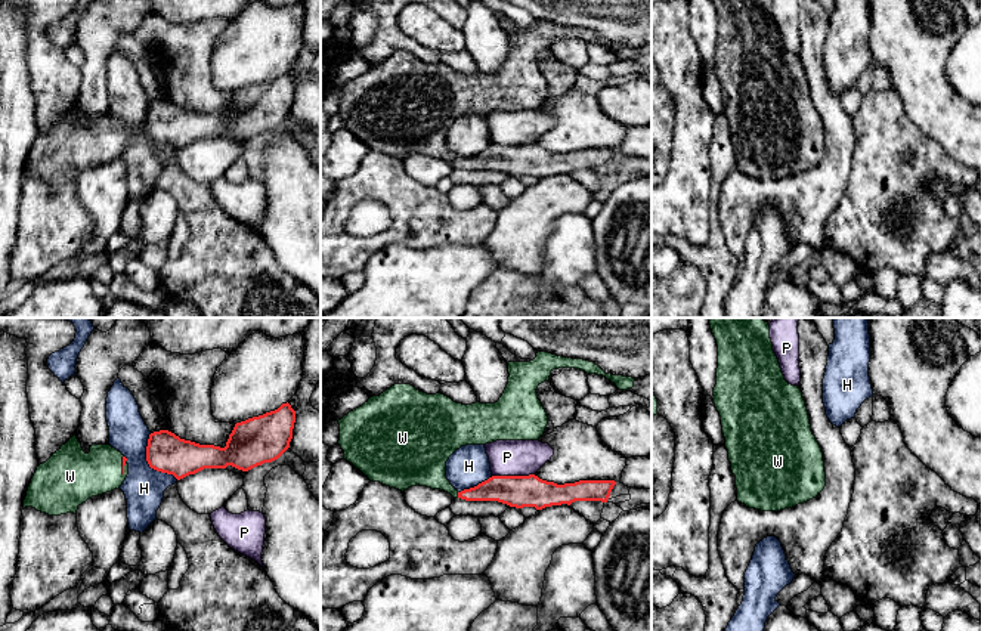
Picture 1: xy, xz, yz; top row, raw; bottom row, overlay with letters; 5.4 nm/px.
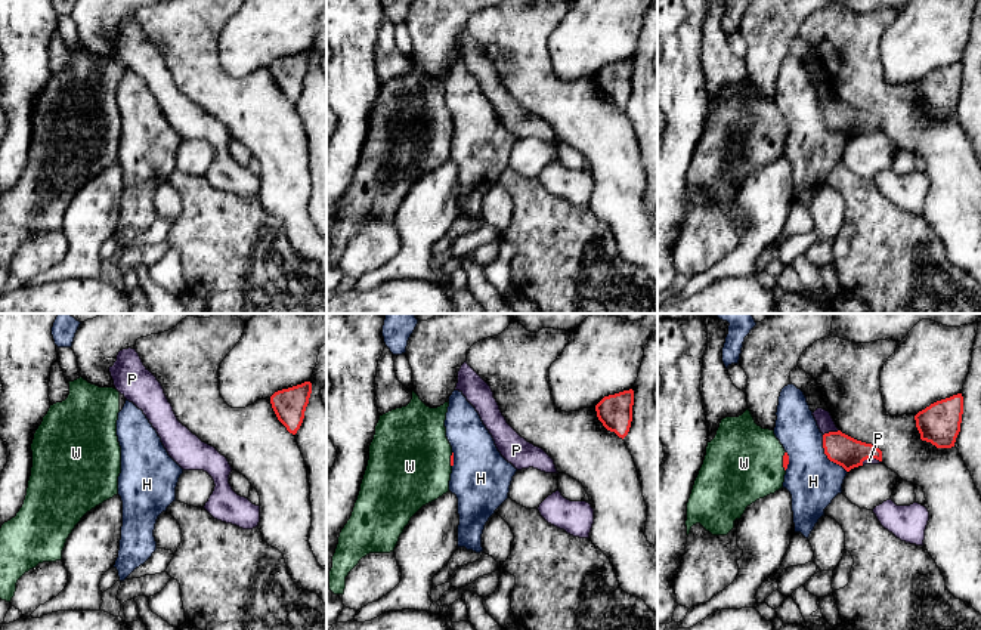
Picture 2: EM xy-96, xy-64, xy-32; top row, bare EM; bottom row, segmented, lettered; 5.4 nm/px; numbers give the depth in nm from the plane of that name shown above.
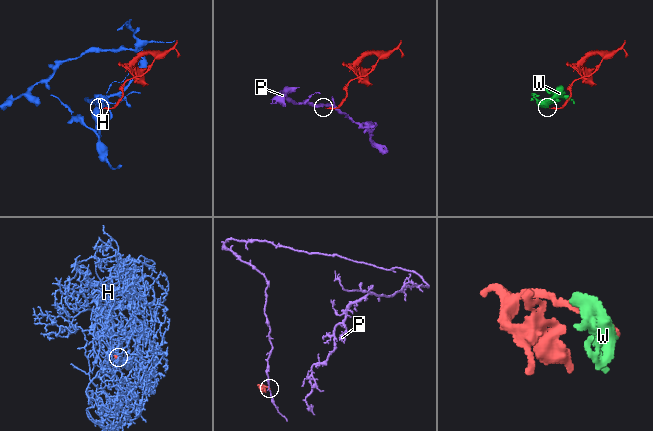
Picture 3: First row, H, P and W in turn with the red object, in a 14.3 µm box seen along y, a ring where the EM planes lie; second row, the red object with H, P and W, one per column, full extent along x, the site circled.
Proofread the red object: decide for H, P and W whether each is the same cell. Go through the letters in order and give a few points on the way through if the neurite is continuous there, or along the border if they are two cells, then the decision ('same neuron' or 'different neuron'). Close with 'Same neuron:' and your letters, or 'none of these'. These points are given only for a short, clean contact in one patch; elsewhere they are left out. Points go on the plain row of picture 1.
H: border along xy (149, 102), (147, 132), (157, 139), (172, 142), (178, 148); different neuron
P: border along xz (534, 142), (492, 145); different neuron
W: runs through xy (124, 127), (123, 135), (79, 145); same neuron
Same neuron: W

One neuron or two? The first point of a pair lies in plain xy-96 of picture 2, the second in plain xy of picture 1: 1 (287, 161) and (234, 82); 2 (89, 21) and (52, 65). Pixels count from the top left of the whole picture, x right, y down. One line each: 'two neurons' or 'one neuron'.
1: two neurons
2: two neurons

